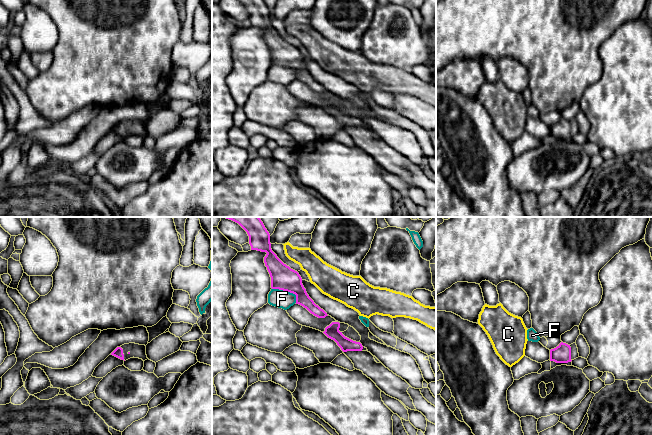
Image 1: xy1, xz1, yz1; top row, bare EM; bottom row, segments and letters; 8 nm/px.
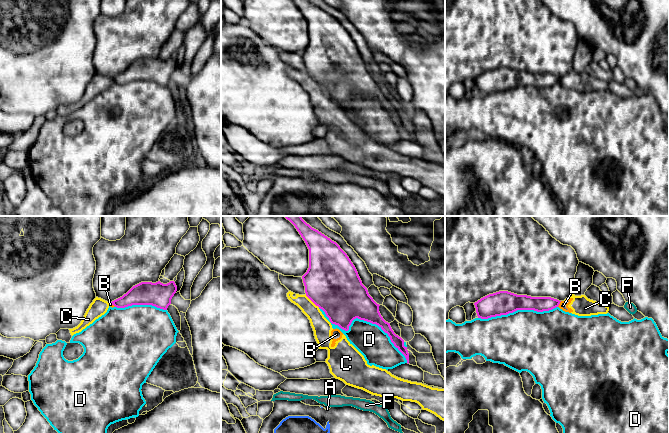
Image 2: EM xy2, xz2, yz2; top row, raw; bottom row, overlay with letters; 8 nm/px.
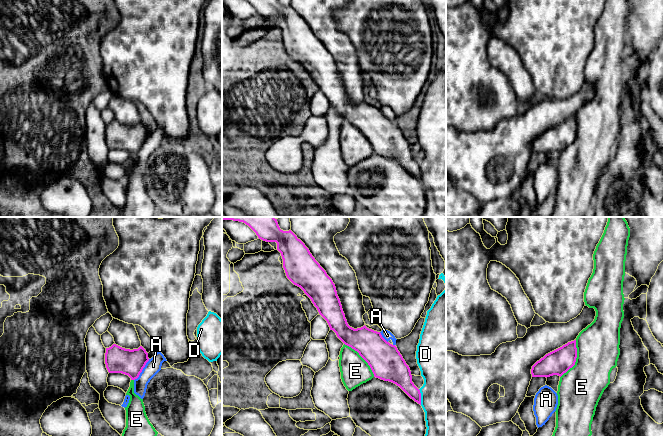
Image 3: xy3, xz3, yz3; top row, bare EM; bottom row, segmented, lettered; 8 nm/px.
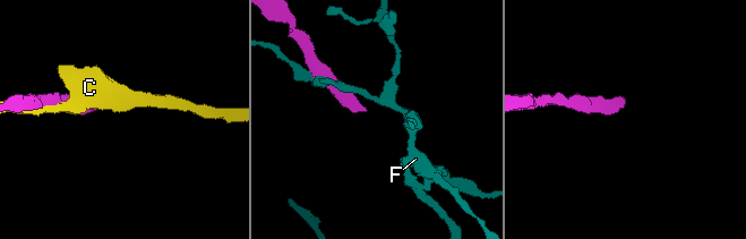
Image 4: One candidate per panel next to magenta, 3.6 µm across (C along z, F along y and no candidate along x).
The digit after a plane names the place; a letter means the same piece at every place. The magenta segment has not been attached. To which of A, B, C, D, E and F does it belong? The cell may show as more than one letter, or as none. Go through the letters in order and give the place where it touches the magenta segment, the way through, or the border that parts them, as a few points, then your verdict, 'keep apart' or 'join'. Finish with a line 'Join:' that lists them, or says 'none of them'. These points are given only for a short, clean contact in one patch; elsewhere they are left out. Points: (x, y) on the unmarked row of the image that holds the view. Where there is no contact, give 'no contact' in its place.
A: contact xy3 (142, 145); keep apart
B: contact yz2 (559, 79); keep apart
C: contact xz2 (312, 77); keep apart
D: contact xz2 (364, 96); keep apart
E: contact yz3 (575, 135); keep apart
F: contact xz1 (287, 67); keep apart
Join: none of them

